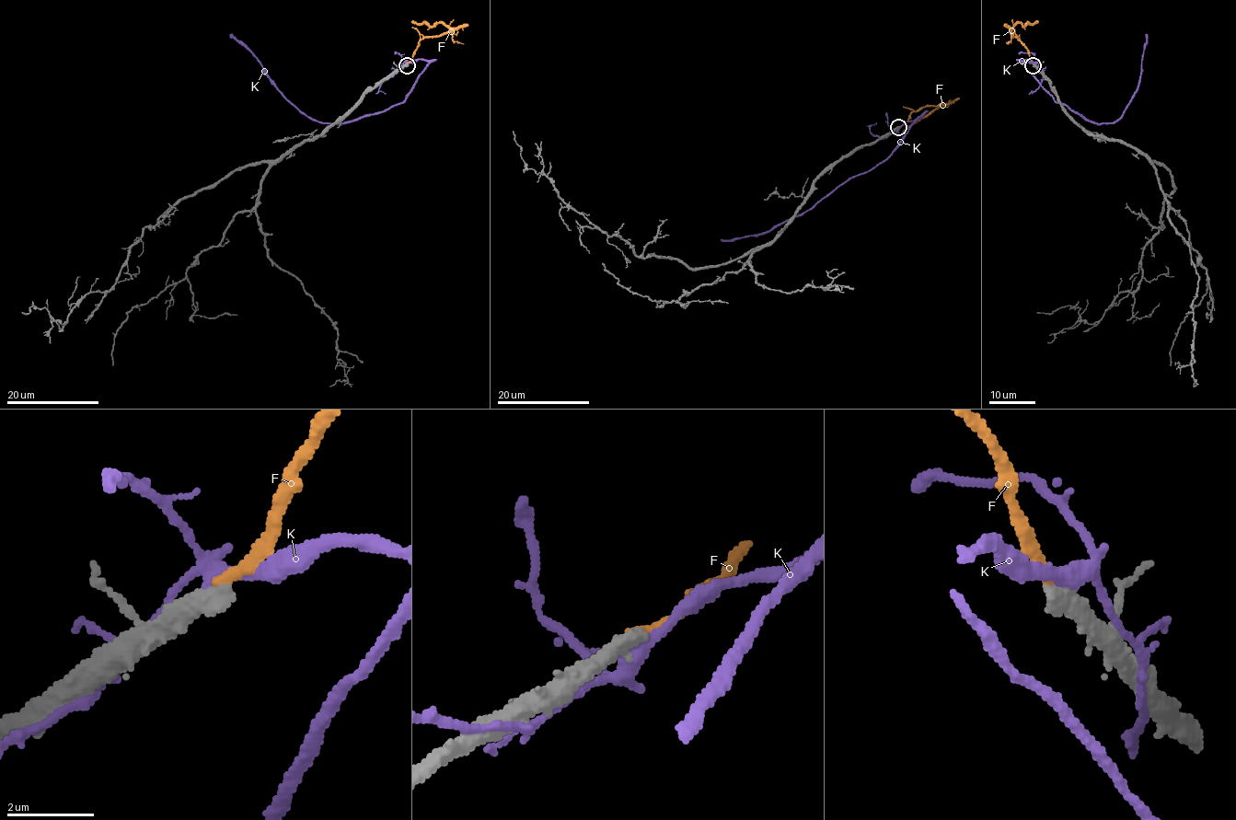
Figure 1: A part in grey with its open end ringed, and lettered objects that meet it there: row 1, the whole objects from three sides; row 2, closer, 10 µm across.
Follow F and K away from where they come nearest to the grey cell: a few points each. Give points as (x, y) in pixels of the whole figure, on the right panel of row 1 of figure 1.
F: (1033, 63), (1029, 51), (1011, 35), (1011, 30), (1018, 23), (1023, 26), (1038, 22)
K: (1035, 63), (1027, 59), (1023, 66), (1058, 102), (1091, 121), (1114, 122), (1137, 86), (1146, 34)

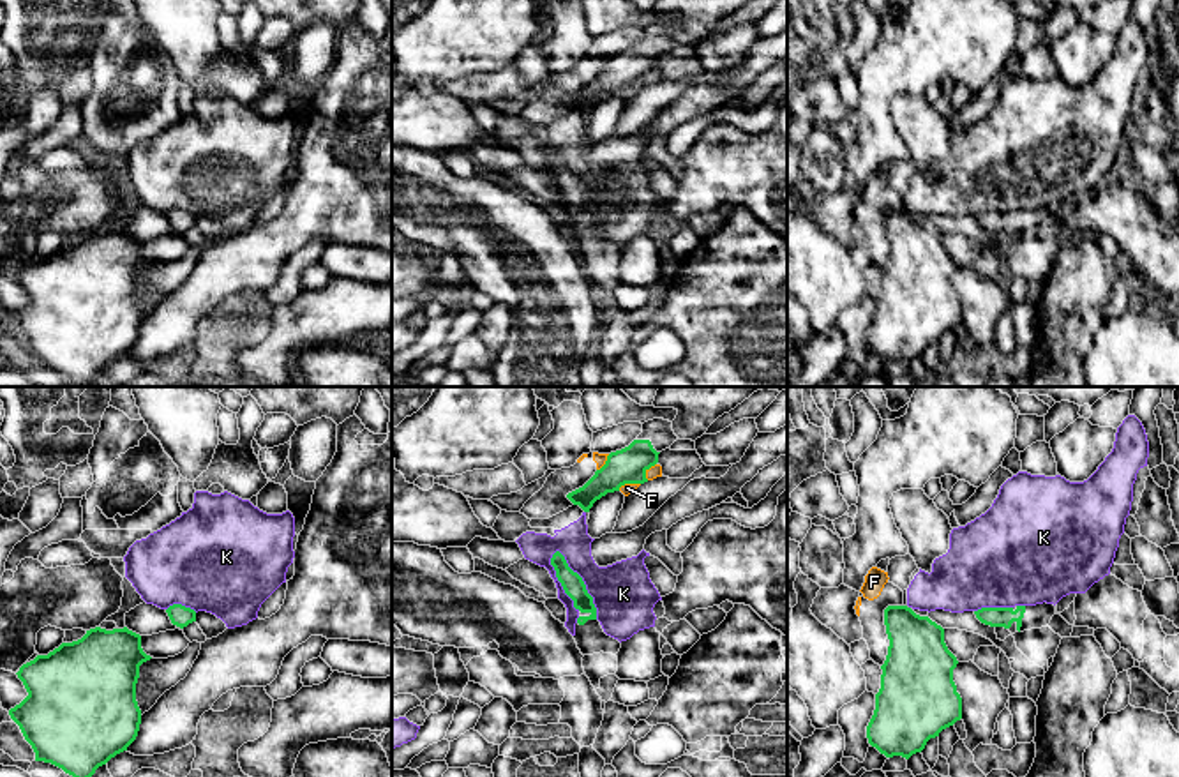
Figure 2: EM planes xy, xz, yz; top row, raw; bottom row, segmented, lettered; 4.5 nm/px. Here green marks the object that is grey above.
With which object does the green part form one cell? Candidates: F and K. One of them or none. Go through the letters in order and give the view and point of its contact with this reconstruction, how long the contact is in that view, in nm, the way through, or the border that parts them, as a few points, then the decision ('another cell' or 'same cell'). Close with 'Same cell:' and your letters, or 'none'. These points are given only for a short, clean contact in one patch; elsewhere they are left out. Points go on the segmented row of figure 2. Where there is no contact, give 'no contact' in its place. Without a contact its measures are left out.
F: contact xz (645, 472); length 90 nm; another cell
K: contact xz (585, 585); length 380 nm; another cell
Same cell: none

